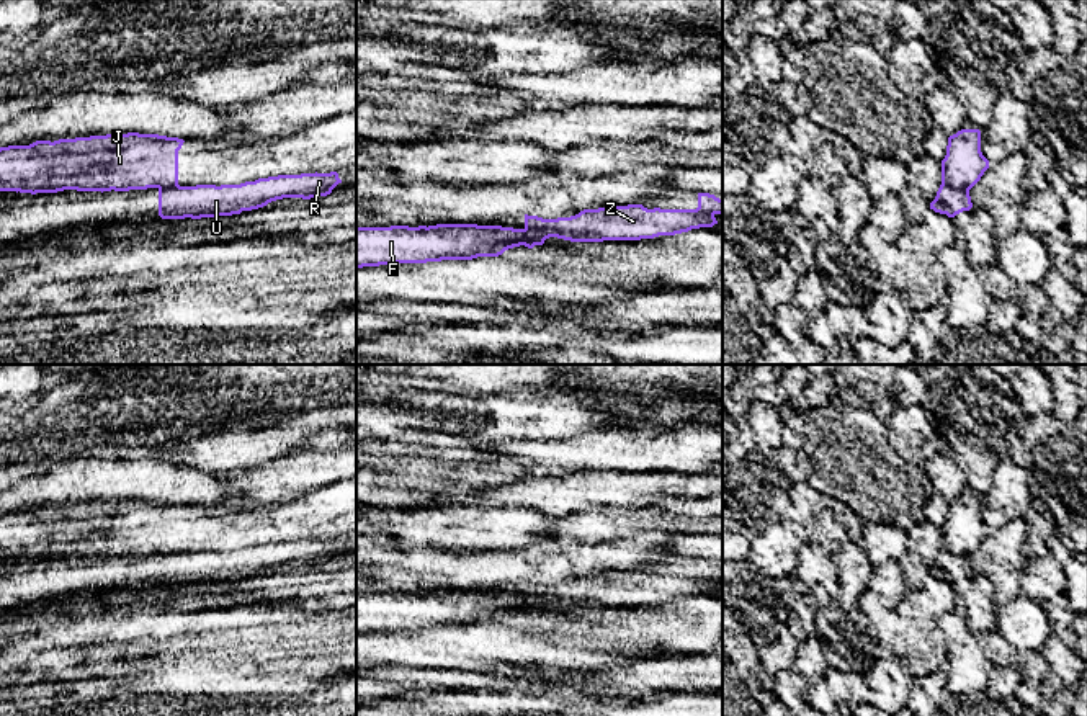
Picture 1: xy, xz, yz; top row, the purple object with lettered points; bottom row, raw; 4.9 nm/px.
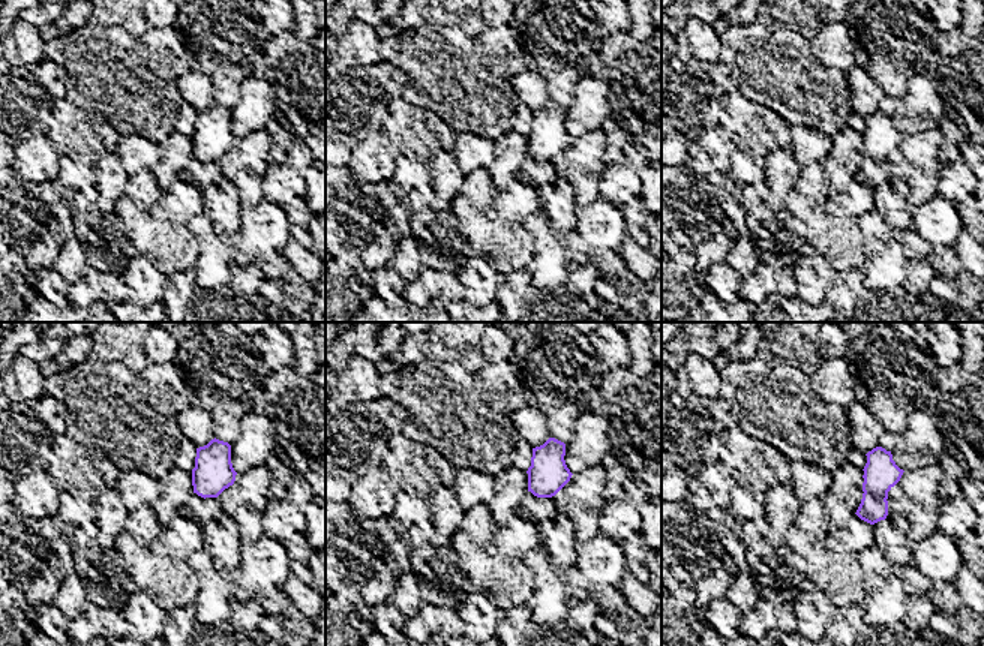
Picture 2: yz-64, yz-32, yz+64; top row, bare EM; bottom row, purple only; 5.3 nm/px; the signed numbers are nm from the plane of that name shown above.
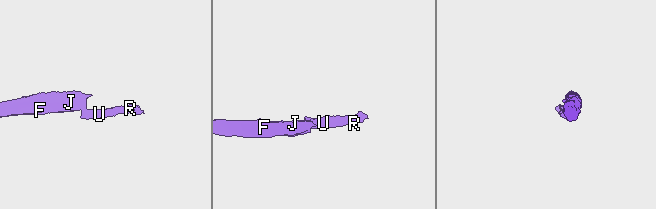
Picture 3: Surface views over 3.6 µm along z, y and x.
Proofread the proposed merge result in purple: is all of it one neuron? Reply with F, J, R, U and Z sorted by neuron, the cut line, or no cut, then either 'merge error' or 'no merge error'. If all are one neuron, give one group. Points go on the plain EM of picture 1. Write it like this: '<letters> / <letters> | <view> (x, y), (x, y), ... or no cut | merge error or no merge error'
F J / R U Z | yz (942, 548), (968, 558) | merge error

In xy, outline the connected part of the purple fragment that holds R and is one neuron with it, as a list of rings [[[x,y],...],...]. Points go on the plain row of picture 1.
[[[337,538],[278,541],[240,551],[196,551],[159,554],[162,585],[201,585],[240,580],[283,564],[327,562],[342,549]]]

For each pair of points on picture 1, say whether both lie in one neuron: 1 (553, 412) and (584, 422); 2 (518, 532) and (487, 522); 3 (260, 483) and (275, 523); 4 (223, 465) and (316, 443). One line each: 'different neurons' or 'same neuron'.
1: same neuron
2: same neuron
3: different neurons
4: different neurons

